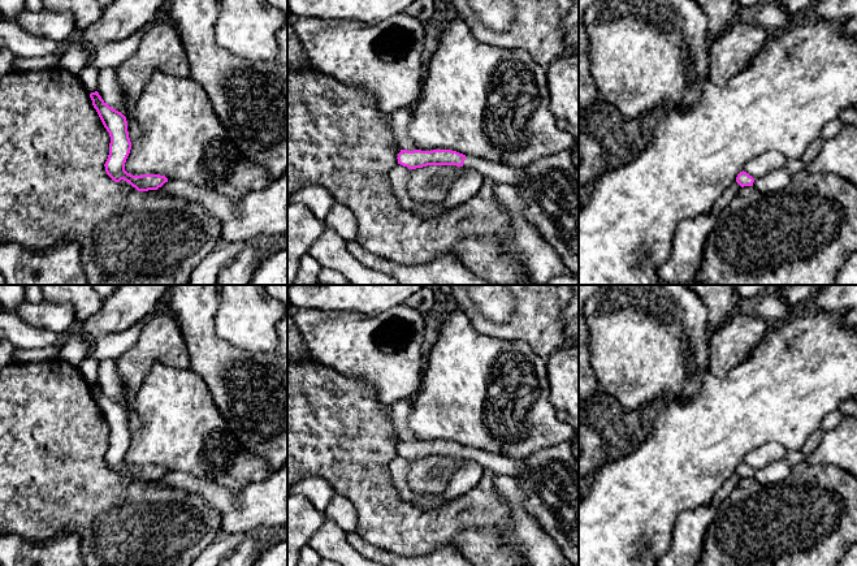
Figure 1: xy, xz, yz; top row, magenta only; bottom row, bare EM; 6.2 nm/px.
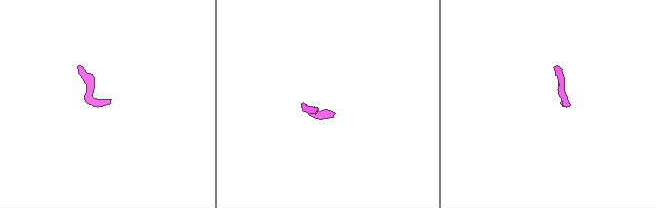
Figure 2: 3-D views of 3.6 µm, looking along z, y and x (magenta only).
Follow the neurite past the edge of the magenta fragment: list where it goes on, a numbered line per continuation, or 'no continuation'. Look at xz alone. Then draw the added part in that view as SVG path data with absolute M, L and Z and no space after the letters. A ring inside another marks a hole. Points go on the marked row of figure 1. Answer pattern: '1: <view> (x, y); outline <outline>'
1: xz (502, 175); outline M466 156L463 167L479 172L484 180L494 181L498 185L507 185L508 187L514 186L521 174L520 169L473 156Z

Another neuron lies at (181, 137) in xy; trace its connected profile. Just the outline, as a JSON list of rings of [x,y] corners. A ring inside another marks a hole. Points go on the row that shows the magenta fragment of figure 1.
[[[155,72],[133,107],[140,134],[131,143],[125,170],[133,176],[160,174],[168,181],[205,186],[229,198],[241,199],[272,182],[268,170],[247,161],[231,142],[205,91],[192,79]]]

